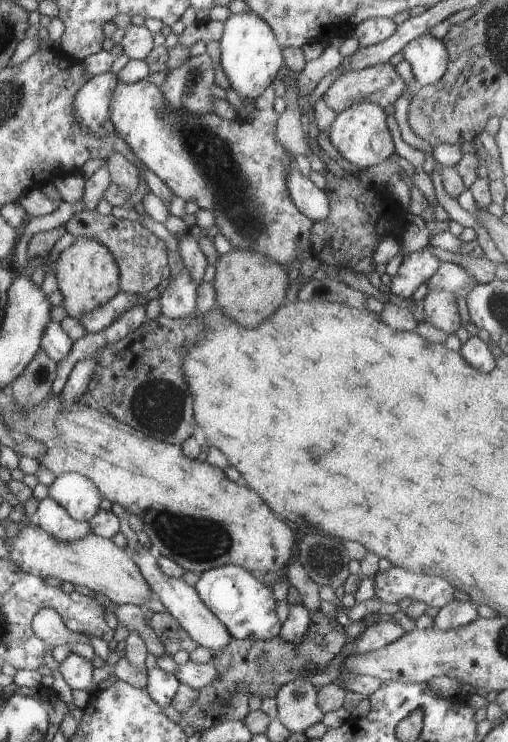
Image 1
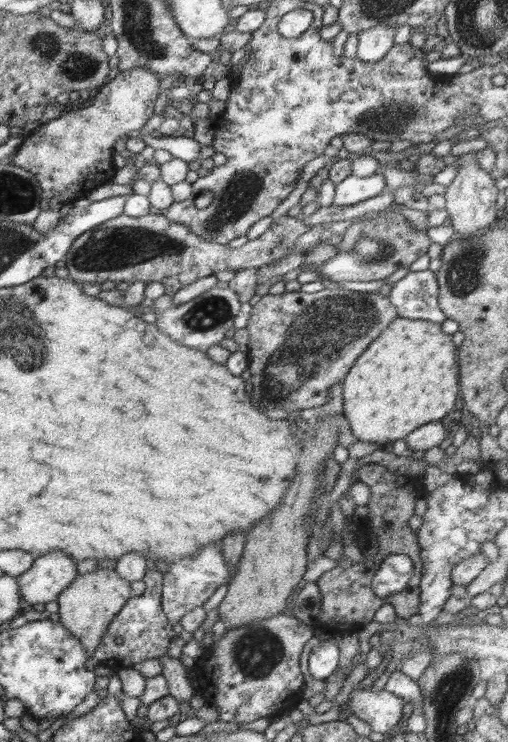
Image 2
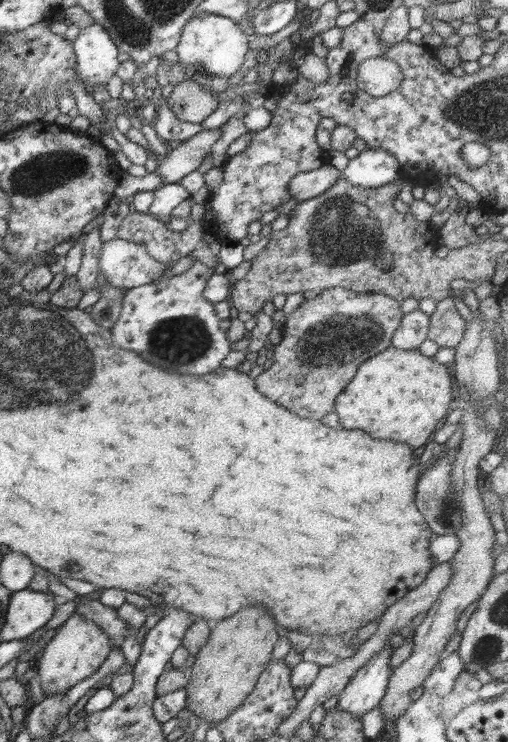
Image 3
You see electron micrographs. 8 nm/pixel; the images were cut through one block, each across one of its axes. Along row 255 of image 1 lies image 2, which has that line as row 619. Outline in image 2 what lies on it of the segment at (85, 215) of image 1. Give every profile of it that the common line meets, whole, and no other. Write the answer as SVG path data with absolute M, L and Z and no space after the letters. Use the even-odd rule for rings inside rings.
M156 567L146 571L143 578L144 593L140 596L133 596L126 601L124 607L119 614L116 614L106 629L105 636L101 639L96 651L92 654L94 659L98 661L98 665L116 671L154 658L180 659L182 648L187 643L174 632L174 624L167 620L164 611L162 611L162 579L163 575Z

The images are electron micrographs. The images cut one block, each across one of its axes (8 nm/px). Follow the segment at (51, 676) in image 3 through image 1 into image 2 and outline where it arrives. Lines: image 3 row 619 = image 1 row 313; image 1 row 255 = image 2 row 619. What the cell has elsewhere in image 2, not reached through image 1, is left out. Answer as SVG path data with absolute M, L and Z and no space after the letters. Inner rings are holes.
M100 563L94 571L78 575L58 597L59 622L69 633L80 640L81 646L90 654L96 651L105 636L106 629L119 614L128 599L132 598L131 582L120 577L110 563Z

